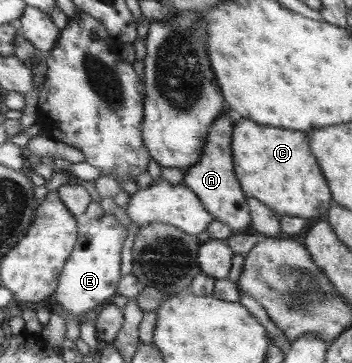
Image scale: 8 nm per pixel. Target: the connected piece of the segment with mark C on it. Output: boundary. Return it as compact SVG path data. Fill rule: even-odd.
M240 118L233 122L231 136L233 171L246 196L260 200L264 206L278 212L278 217L296 216L313 221L326 215L332 204L330 192L302 132L254 124L252 120Z

